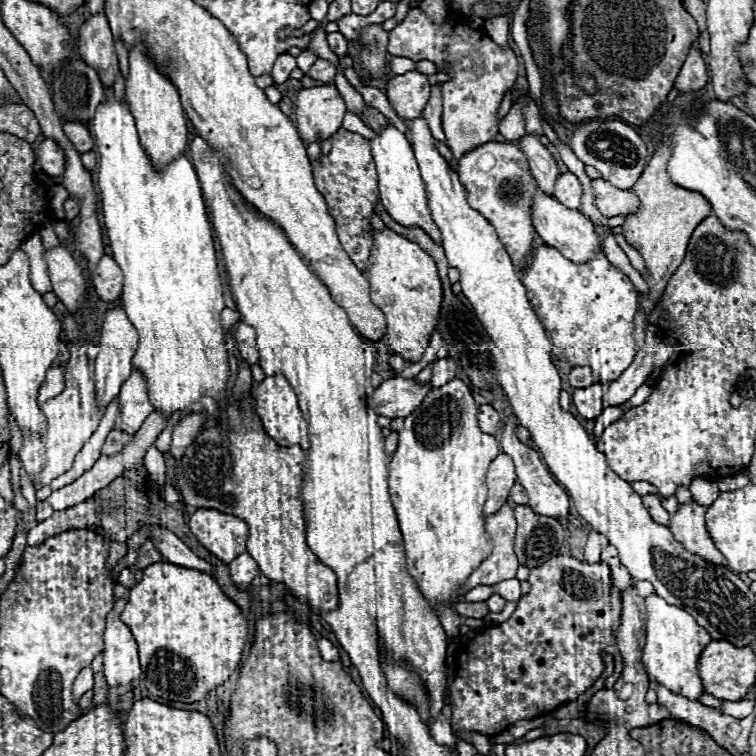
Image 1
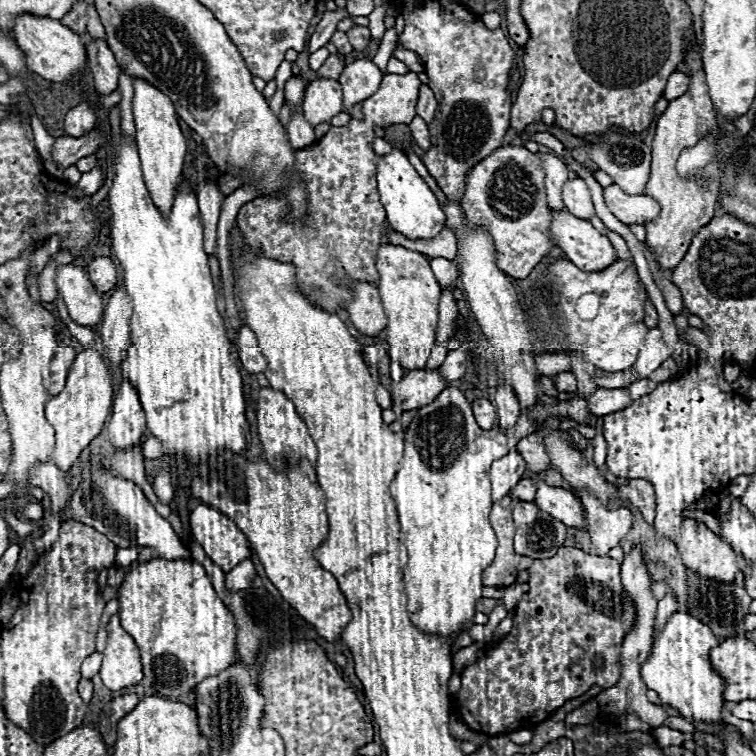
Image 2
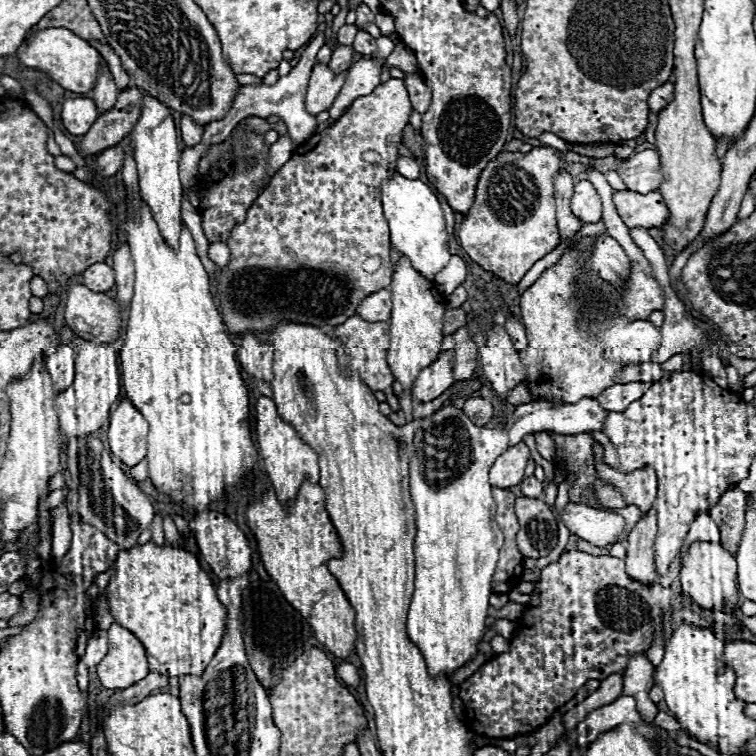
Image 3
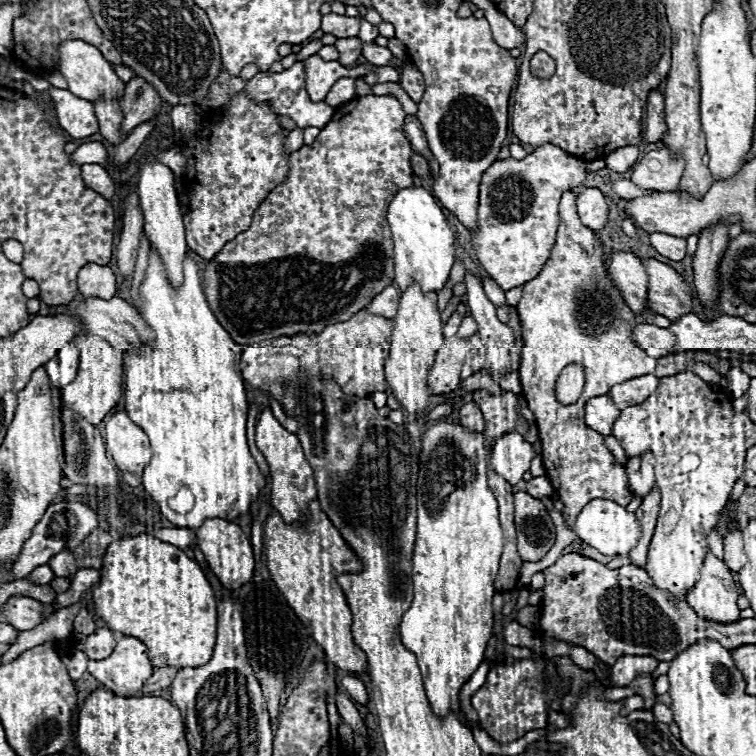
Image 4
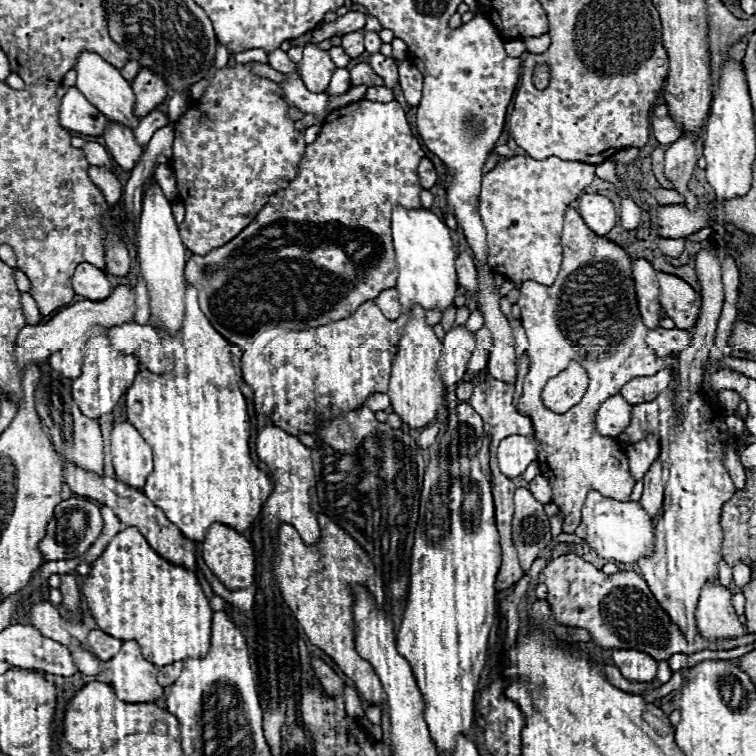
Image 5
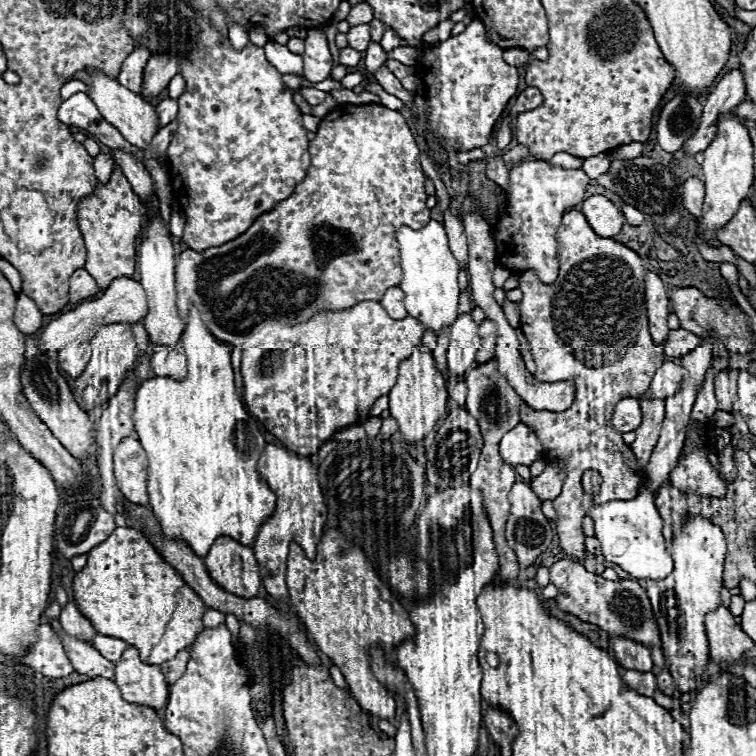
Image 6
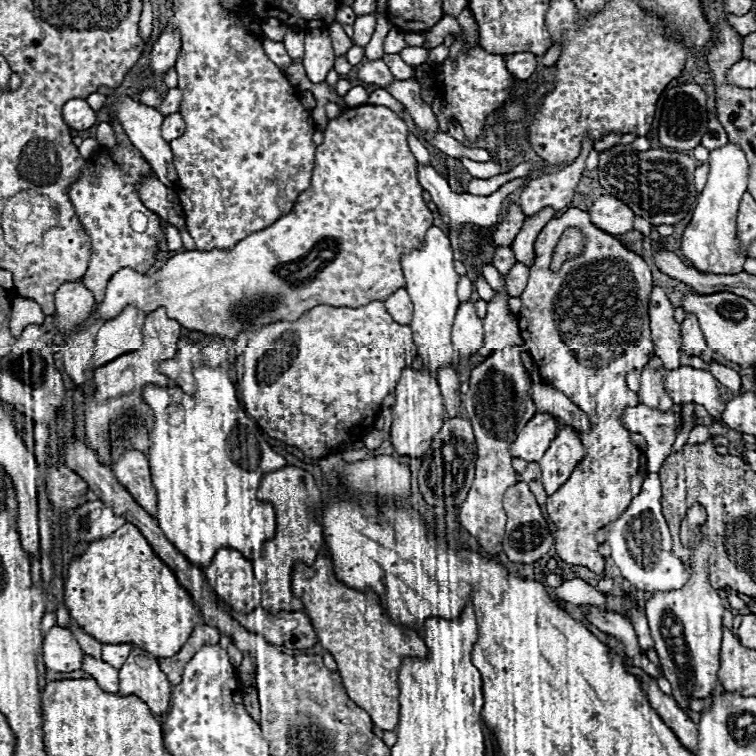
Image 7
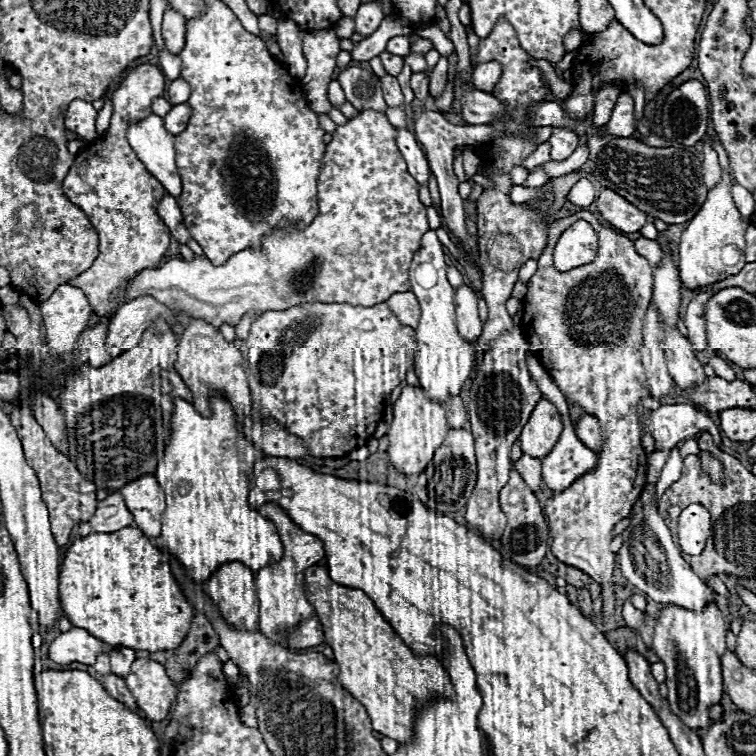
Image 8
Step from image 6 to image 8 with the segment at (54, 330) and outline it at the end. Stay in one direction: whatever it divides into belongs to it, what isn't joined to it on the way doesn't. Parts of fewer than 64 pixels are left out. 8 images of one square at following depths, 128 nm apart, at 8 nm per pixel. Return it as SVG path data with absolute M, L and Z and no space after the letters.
M362 110L358 112L358 116L350 118L344 126L338 126L332 134L332 142L326 146L324 158L322 158L322 168L320 168L320 176L318 176L318 214L316 218L304 226L302 230L298 230L294 224L288 224L284 228L274 228L270 234L266 234L262 238L260 248L248 248L248 250L240 250L238 254L234 254L232 258L228 258L224 264L212 264L206 256L194 256L194 260L178 260L172 258L168 260L164 266L154 268L154 270L142 270L140 274L134 274L128 280L128 286L124 290L124 298L132 300L132 298L142 298L142 296L152 296L158 302L164 302L170 310L176 310L178 314L186 316L186 318L200 318L216 328L220 328L224 322L230 326L236 326L240 322L242 316L254 312L254 316L260 316L268 310L286 310L292 306L300 306L304 302L336 302L336 304L350 304L350 306L374 306L380 302L386 302L392 294L396 292L408 292L410 290L410 282L408 282L408 266L412 262L414 252L420 248L422 236L428 232L428 220L426 220L426 206L420 202L418 198L418 188L420 184L408 174L406 162L396 146L396 128L388 122L388 118L384 114L376 114L376 110Z

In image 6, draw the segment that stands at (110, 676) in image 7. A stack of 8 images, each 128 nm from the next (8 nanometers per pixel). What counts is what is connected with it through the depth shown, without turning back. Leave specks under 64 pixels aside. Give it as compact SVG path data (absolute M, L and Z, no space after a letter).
M48 620L48 624L56 630L56 634L60 636L62 644L64 644L64 650L74 666L74 670L78 674L86 674L86 676L102 676L102 678L108 678L108 680L114 680L114 662L106 660L90 642L86 640L80 640L80 638L74 638L70 636L60 620Z

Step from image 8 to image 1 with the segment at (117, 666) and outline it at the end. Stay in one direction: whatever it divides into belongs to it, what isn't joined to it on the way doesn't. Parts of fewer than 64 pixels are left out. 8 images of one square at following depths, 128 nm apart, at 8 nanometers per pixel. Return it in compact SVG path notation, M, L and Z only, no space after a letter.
M84 668L78 674L78 678L76 678L74 686L72 686L72 698L74 698L74 702L78 702L84 692L92 690L92 684L94 684L94 672L90 668Z

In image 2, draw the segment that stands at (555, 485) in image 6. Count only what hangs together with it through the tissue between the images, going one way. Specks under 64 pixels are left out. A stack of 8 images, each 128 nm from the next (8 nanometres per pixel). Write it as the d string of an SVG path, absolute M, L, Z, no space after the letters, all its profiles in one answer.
M522 478L522 480L514 486L512 496L516 496L518 500L532 502L532 500L534 500L534 496L536 496L536 486L534 486L534 482L532 482L532 480L528 480L528 478Z

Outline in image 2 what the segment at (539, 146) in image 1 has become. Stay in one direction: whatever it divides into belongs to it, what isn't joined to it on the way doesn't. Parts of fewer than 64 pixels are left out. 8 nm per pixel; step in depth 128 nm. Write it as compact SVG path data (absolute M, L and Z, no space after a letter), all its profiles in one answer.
M540 154L542 166L546 170L546 196L548 196L548 206L552 210L564 210L560 192L564 182L568 180L568 166L554 154Z

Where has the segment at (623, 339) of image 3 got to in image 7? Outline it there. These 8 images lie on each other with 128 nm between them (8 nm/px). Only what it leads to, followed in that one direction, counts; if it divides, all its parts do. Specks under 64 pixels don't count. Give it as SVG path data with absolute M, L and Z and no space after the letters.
M686 316L686 320L680 324L682 334L682 350L694 356L702 356L706 352L706 342L702 338L702 332L698 328L698 320L694 316Z

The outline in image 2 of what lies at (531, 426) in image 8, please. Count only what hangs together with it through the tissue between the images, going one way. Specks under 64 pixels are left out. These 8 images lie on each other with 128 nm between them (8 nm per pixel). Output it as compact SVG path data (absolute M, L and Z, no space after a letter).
M516 450L494 460L492 468L490 468L492 502L500 502L518 484L524 470L526 470L526 462Z

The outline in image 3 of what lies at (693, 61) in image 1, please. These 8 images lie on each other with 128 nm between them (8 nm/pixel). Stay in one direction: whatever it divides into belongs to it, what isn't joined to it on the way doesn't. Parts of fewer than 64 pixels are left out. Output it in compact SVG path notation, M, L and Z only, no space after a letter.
M666 82L650 94L648 106L652 112L660 112L664 106L668 106L672 102L672 98L674 98L674 82Z

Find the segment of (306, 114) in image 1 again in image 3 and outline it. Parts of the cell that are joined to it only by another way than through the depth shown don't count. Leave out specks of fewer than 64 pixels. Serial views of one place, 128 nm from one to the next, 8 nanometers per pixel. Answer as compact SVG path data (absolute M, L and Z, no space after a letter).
M316 64L306 92L306 110L314 116L328 110L334 104L344 80L346 80L346 72L334 74L328 70L326 64Z

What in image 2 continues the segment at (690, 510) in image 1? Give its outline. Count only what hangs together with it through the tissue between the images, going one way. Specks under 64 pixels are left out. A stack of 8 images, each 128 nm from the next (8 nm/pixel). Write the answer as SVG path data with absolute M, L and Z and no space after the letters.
M682 520L678 550L684 564L700 576L718 582L732 582L736 576L738 564L732 548L708 530L702 520Z

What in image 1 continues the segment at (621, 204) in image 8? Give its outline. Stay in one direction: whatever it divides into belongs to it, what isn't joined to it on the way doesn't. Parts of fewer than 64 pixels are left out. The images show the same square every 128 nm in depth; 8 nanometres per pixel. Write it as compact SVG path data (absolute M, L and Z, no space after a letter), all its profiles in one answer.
M562 172L556 178L554 198L568 206L570 210L580 210L580 198L582 198L582 184L572 172Z

